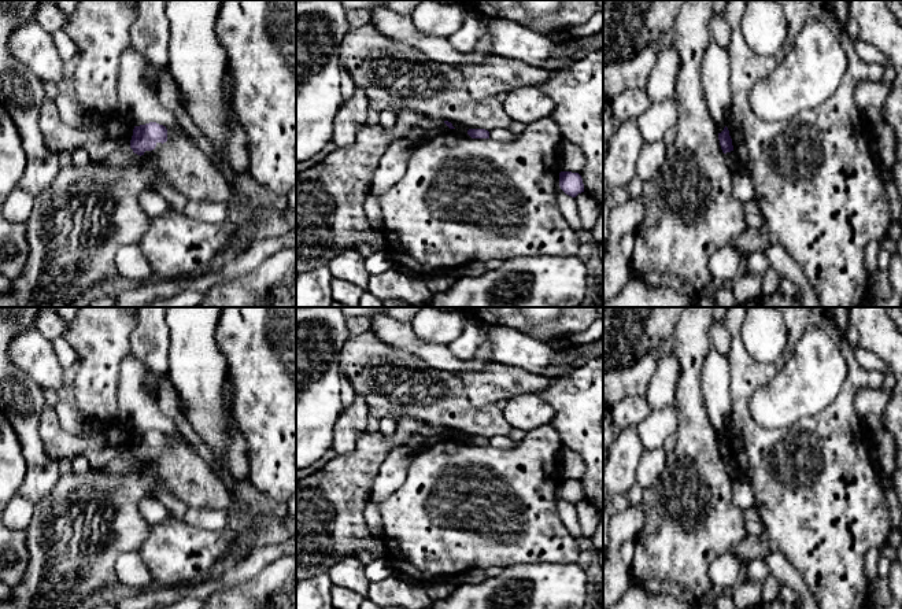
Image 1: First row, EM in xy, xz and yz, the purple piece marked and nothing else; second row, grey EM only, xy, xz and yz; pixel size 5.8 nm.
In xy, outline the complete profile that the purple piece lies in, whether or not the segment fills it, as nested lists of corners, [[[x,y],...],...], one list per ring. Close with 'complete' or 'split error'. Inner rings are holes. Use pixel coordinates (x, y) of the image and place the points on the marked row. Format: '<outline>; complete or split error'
[[[156,122],[134,126],[130,140],[130,148],[137,155],[144,155],[145,151],[155,150],[158,143],[167,141],[167,129]]]; complete

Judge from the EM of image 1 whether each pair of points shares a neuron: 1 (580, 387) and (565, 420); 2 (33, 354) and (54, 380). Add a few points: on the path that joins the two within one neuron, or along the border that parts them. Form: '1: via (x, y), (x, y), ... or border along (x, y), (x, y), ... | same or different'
1: via (580, 395), (580, 405), (573, 412) | same
2: via (39, 361), (47, 373) | same

